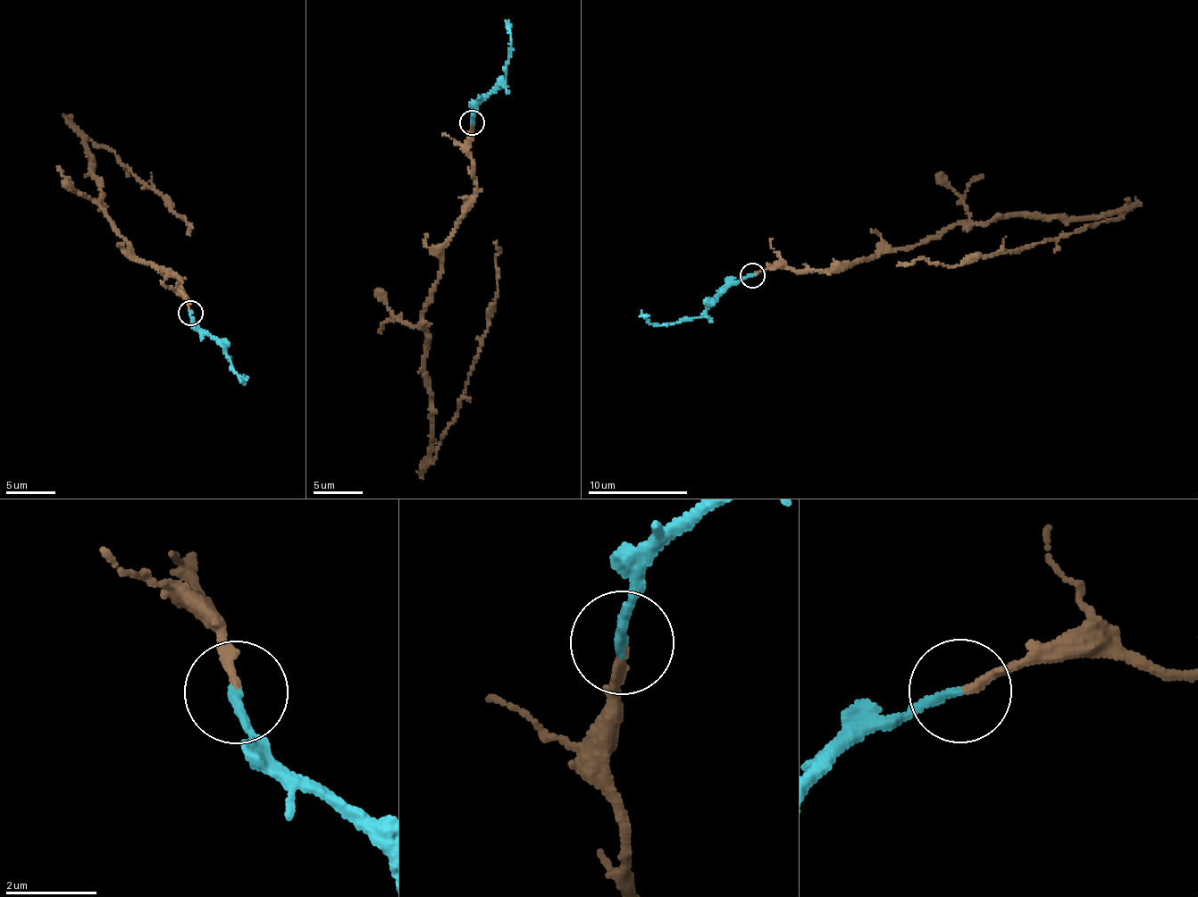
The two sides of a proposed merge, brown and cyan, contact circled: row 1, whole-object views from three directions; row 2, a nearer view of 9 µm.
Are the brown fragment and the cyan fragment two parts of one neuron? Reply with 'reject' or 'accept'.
accept

